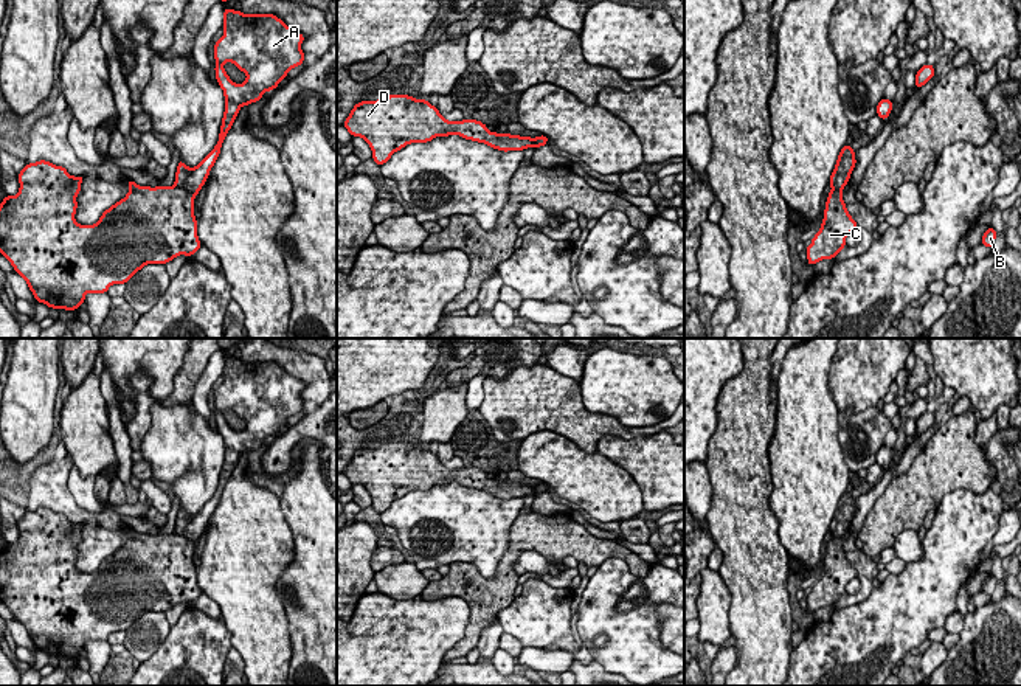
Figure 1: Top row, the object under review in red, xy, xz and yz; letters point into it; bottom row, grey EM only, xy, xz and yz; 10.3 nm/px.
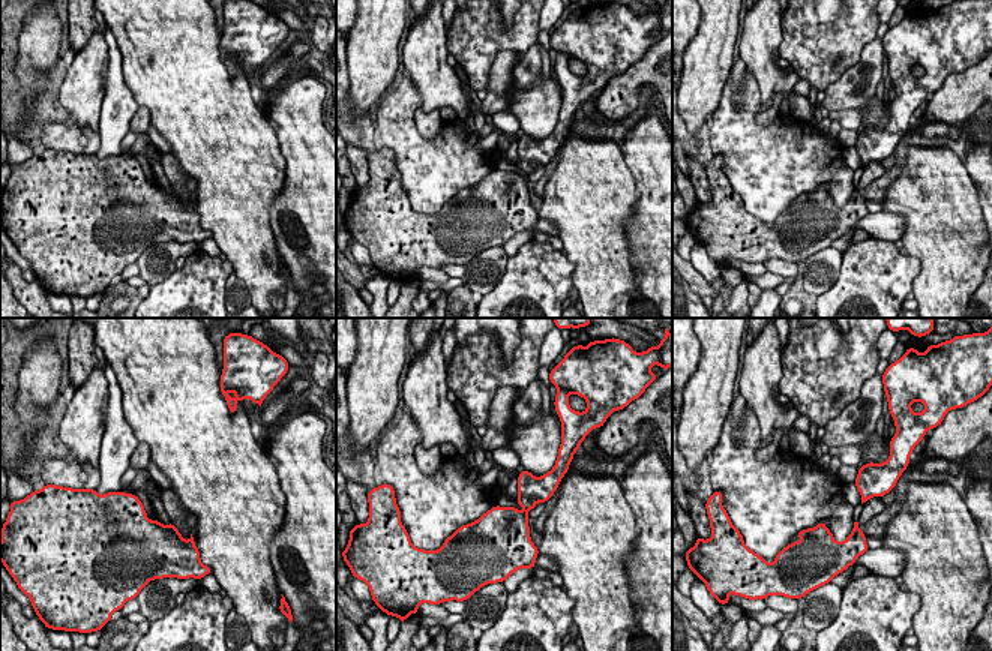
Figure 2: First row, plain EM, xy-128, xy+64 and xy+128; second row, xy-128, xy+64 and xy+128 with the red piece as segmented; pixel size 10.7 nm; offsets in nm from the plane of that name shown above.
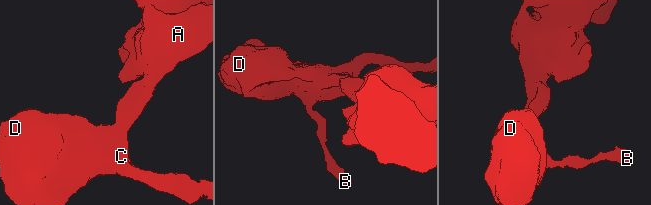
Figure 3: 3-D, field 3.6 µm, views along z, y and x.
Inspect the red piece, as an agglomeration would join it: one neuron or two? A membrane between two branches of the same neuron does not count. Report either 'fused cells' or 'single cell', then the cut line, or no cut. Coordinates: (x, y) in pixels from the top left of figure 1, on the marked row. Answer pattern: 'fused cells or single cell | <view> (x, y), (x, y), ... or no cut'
fused cells | xy (174, 183), (194, 196)

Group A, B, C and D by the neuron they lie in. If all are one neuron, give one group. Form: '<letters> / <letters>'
A / B C D

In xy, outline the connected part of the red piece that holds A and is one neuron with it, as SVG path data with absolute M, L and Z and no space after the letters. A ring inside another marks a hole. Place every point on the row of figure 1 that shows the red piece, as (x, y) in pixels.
M225 8L222 28L223 36L214 43L216 79L225 96L219 140L196 168L178 160L175 172L174 185L194 196L206 183L241 107L258 102L265 92L275 90L292 68L304 64L304 36L275 14L244 14ZM225 62L233 62L247 79L242 84L233 82L223 68Z

